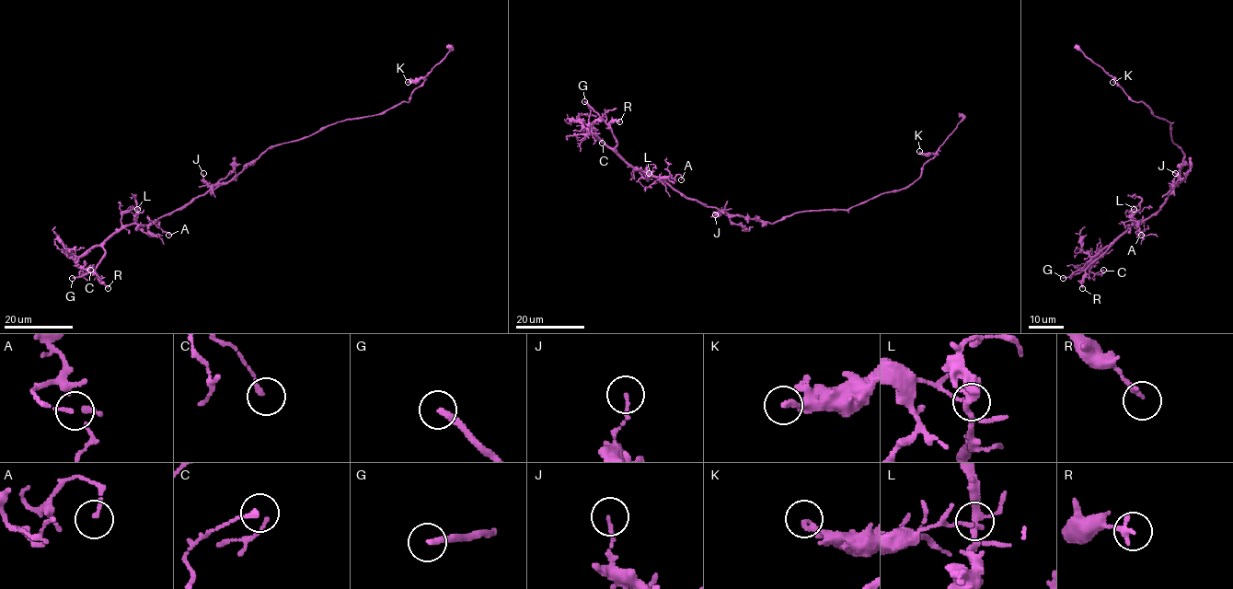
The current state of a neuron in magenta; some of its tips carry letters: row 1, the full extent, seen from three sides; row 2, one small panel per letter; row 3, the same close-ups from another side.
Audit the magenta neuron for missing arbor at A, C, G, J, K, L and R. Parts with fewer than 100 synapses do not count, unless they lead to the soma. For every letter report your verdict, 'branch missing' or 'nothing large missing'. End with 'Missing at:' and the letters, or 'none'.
A: nothing large missing
C: nothing large missing
G: branch missing
J: nothing large missing
K: nothing large missing
L: nothing large missing
R: nothing large missing
Missing at: G

